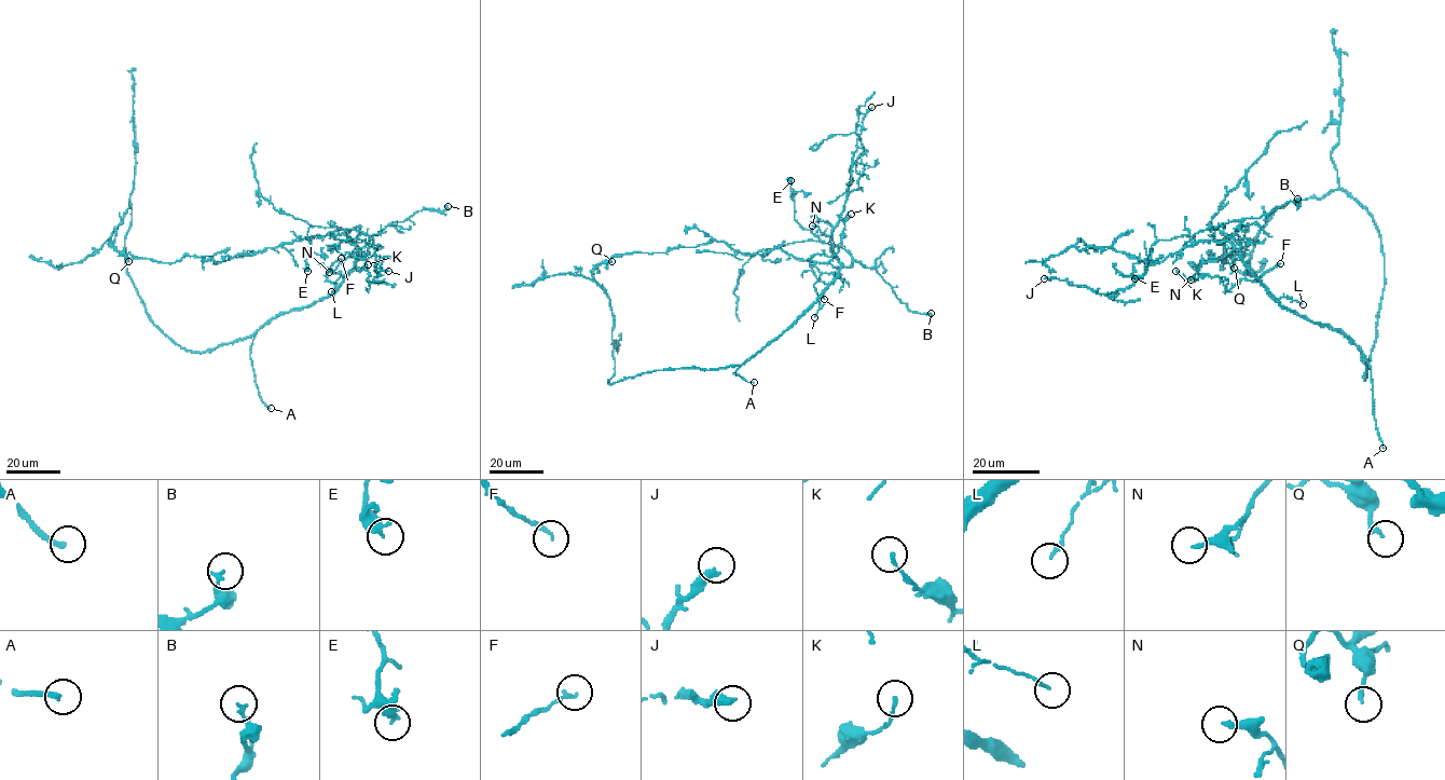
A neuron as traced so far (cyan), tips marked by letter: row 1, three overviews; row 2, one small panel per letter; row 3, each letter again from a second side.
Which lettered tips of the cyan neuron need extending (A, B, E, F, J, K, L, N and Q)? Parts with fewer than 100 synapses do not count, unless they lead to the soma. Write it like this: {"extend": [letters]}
{"extend": ["A"]}

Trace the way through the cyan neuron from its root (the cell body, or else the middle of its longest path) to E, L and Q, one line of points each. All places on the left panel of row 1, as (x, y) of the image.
E: (214, 351), (251, 337), (277, 315), (331, 295), (354, 268), (369, 237), (347, 228), (312, 235), (307, 271)
L: (214, 351), (251, 337), (277, 315), (322, 300), (334, 291), (336, 286), (331, 291)
Q: (214, 351), (181, 349), (148, 314), (125, 262), (129, 199), (131, 206), (110, 237), (110, 245), (128, 261)

